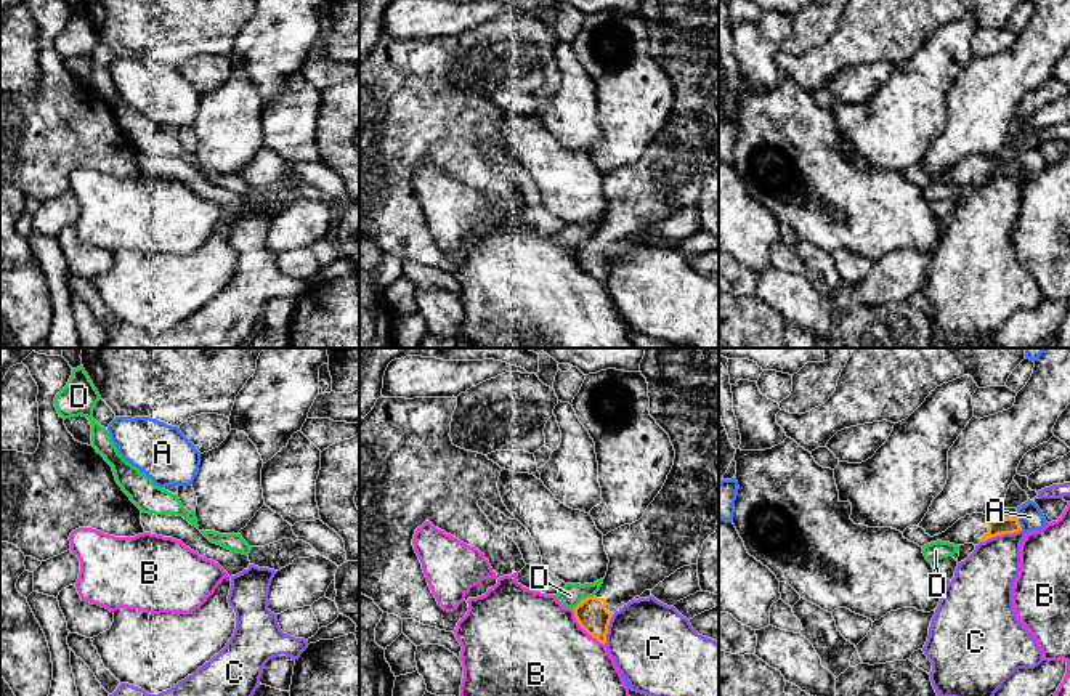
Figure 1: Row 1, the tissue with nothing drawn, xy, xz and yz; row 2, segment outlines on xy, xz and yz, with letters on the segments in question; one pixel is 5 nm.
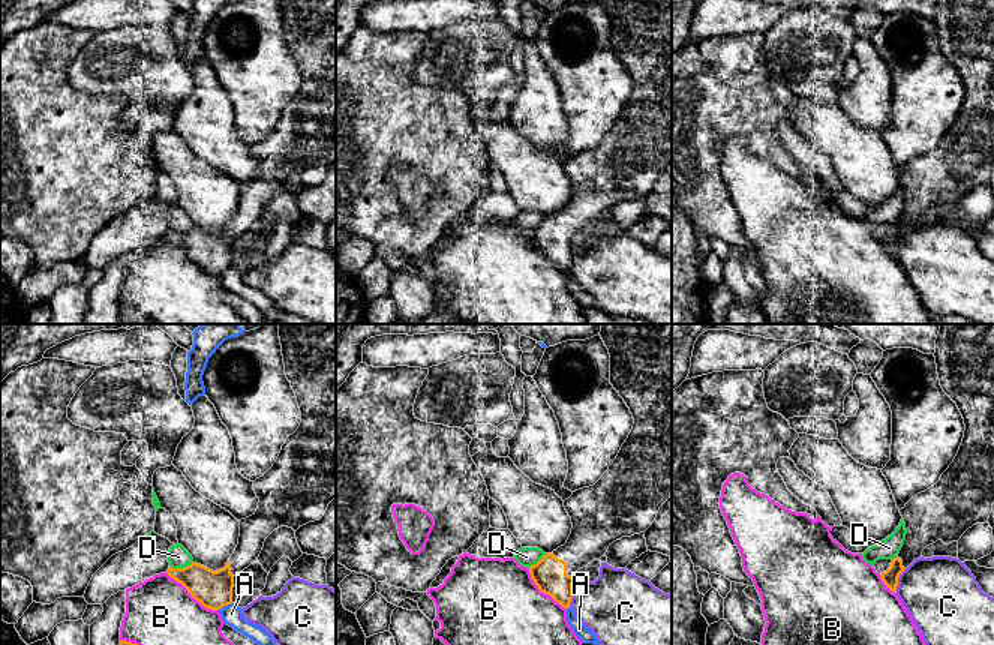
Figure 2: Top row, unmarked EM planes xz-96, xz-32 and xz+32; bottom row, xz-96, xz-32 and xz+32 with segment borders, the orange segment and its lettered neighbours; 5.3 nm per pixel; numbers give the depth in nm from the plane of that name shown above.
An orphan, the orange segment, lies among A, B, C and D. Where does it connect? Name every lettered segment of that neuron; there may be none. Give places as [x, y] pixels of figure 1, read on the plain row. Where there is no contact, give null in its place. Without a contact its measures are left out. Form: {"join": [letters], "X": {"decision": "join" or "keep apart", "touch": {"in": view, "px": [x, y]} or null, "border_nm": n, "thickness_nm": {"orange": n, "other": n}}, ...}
{"join": [], "A": {"decision": "keep apart", "touch": {"in": "yz", "px": [1019, 164]}, "border_nm": 80, "thickness_nm": {"orange": 100, "other": 120}}, "B": {"decision": "keep apart", "touch": {"in": "xz", "px": [584, 270]}, "border_nm": 240, "thickness_nm": {"orange": 160, "other": 500}}, "C": {"decision": "keep apart", "touch": {"in": "yz", "px": [1001, 175]}, "border_nm": 220, "thickness_nm": {"orange": 100, "other": 300}}, "D": {"decision": "keep apart", "touch": {"in": "xz", "px": [583, 241]}, "border_nm": 130, "thickness_nm": {"orange": 160, "other": 110}}}

